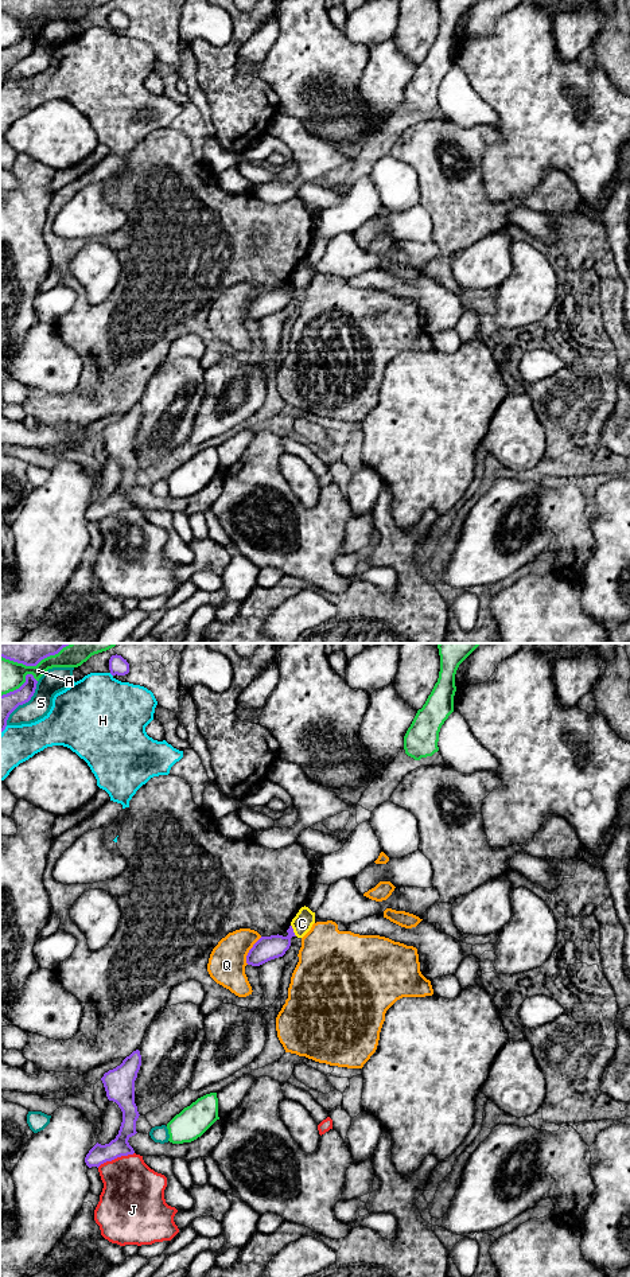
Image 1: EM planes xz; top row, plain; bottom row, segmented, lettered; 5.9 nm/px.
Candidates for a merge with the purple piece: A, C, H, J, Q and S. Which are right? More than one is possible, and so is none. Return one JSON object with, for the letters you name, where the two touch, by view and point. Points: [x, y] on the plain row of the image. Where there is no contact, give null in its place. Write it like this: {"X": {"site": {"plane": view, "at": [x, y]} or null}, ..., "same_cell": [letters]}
{"same_cell": []}

